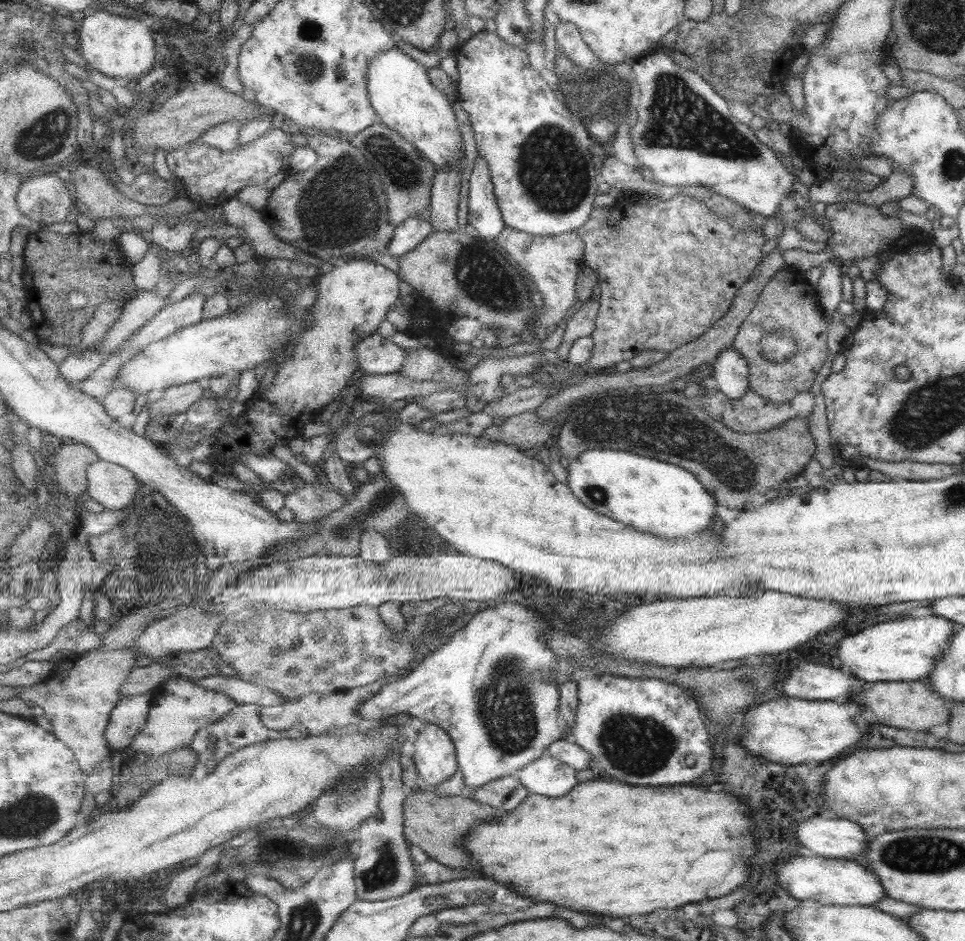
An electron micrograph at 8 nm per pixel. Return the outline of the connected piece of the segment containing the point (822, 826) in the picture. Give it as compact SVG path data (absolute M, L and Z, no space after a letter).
M813 816L799 822L793 834L801 846L809 848L817 856L847 860L856 860L870 838L853 821L831 816Z

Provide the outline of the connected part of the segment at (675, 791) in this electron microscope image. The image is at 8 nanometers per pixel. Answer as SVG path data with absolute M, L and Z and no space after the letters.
M607 780L607 782L585 782L585 784L577 784L567 796L563 798L543 796L542 794L532 793L530 794L513 812L509 812L507 816L503 818L497 818L497 820L491 820L491 822L481 822L479 821L468 834L469 839L467 839L462 845L464 846L466 852L469 852L472 862L477 864L477 870L481 874L483 870L483 876L487 878L495 878L497 882L509 882L521 896L527 896L527 898L535 898L535 900L545 900L545 902L555 902L563 908L573 908L577 912L591 912L591 914L609 914L609 916L633 916L633 914L651 914L653 910L657 908L677 908L677 906L685 906L685 904L691 904L691 902L701 902L703 898L715 898L715 896L723 896L727 892L731 892L733 888L741 886L747 876L749 876L749 858L753 856L755 852L755 840L749 832L751 828L751 818L749 818L749 806L745 806L743 802L735 800L731 794L723 794L723 792L703 792L703 790L695 790L691 786L633 786L633 784L617 781L617 780Z

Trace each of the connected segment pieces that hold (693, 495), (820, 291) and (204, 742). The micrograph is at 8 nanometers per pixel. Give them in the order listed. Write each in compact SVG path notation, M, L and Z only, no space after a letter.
M588 450L585 454L581 454L579 458L572 458L569 465L569 484L568 486L573 491L573 494L585 503L588 507L604 514L608 518L613 518L618 522L623 522L627 526L631 526L641 532L647 532L647 534L655 534L661 538L673 540L674 538L687 538L693 535L700 535L701 532L708 531L708 526L712 522L712 518L716 515L716 501L713 496L709 495L709 492L705 491L705 488L701 487L700 479L697 479L695 474L686 470L684 467L676 466L669 462L662 462L660 459L647 458L647 456L633 454L632 452L625 452L625 450Z
M827 261L821 268L821 274L813 287L817 290L817 302L826 314L827 322L837 304L841 302L840 282L843 269L835 267L831 261Z
M239 704L228 716L205 726L197 732L190 747L197 753L198 760L205 762L207 772L216 769L230 754L241 750L245 746L283 738L283 733L280 730L269 729L262 724L260 715L262 708L263 706L260 704Z

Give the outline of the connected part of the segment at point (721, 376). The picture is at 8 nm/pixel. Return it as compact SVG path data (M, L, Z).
M731 346L720 350L711 365L716 389L730 399L741 398L749 388L746 360Z

